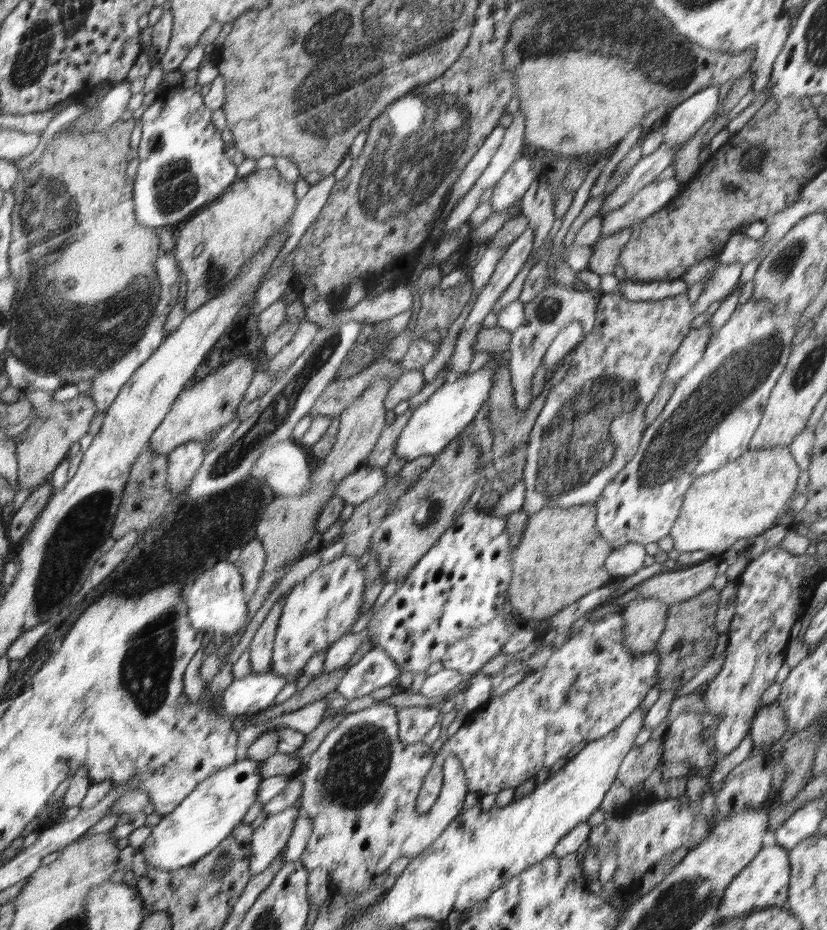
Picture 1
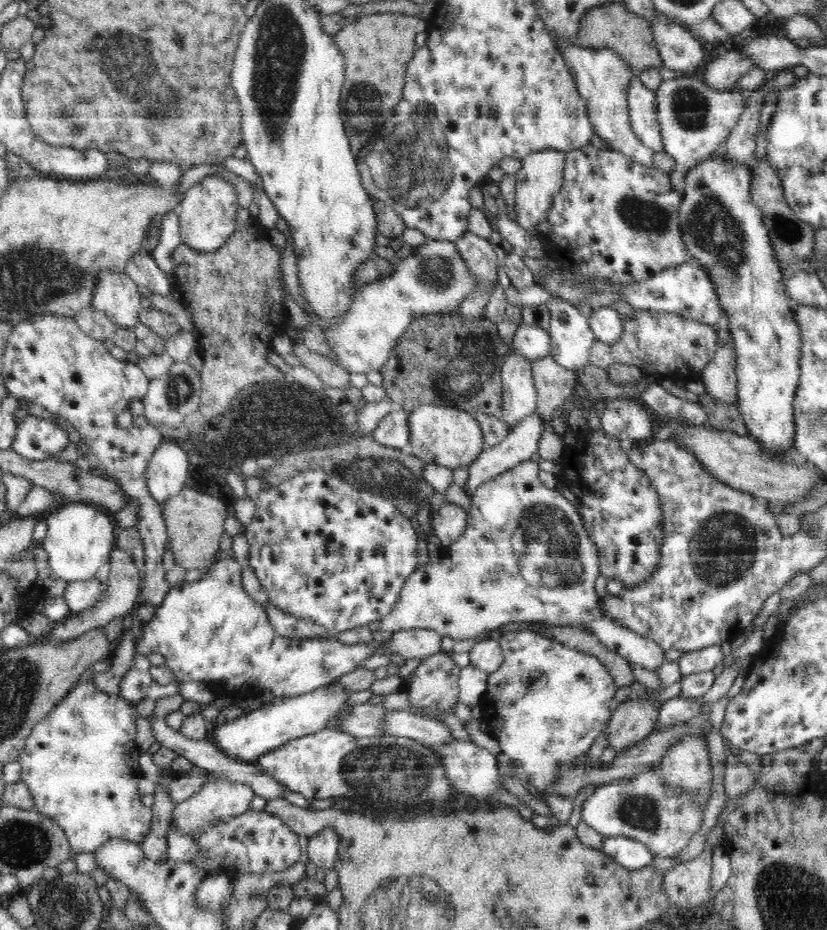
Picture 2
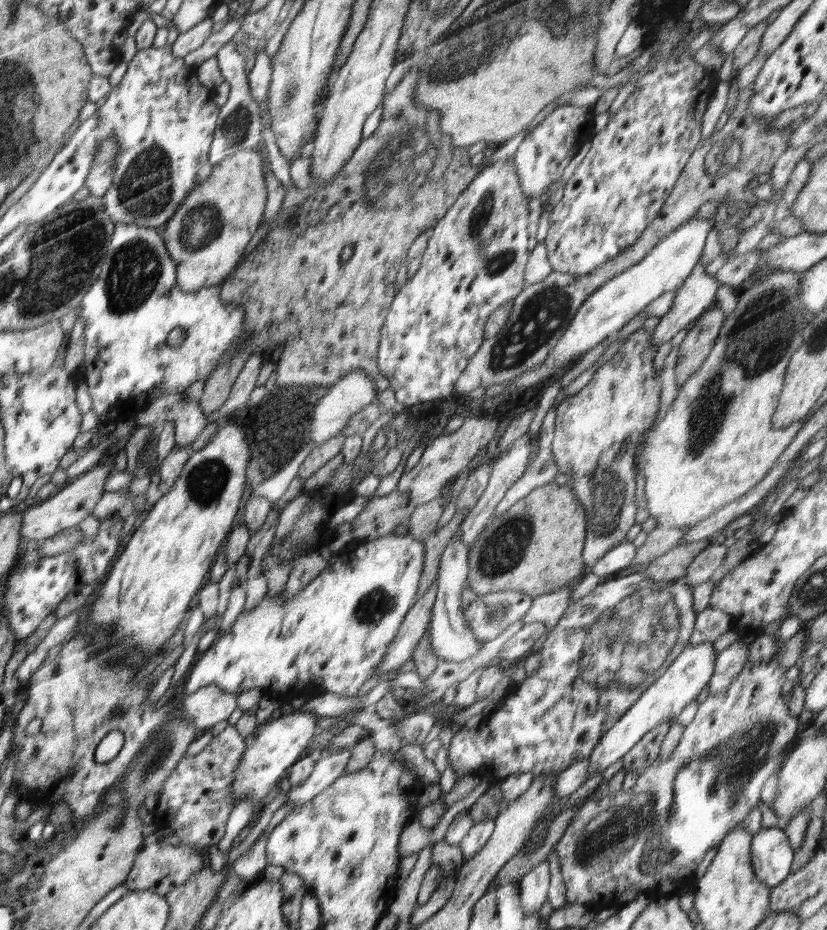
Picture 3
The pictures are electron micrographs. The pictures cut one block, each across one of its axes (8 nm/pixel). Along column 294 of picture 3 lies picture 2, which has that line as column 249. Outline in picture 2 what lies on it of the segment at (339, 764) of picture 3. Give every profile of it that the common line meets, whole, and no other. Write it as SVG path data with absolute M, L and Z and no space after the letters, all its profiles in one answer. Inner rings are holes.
M217 778L214 782L204 783L200 790L197 790L190 798L179 802L172 810L172 821L176 823L182 833L188 837L197 835L208 825L213 825L218 821L223 821L228 817L235 817L244 814L250 809L250 804L254 798L254 791L244 783L230 782L228 779Z

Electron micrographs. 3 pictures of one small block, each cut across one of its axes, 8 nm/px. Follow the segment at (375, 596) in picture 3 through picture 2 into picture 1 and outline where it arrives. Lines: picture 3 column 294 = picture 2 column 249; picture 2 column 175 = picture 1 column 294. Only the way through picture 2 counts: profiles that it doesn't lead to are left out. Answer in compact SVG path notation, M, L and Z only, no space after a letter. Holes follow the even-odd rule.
M343 554L330 564L320 564L304 582L296 584L292 588L292 592L287 595L277 633L274 636L273 666L270 667L270 671L274 671L278 675L286 675L290 682L293 682L296 673L305 668L308 660L314 654L324 655L341 636L350 633L352 625L360 617L359 609L363 600L365 576L366 570L364 567L358 567L358 559Z

